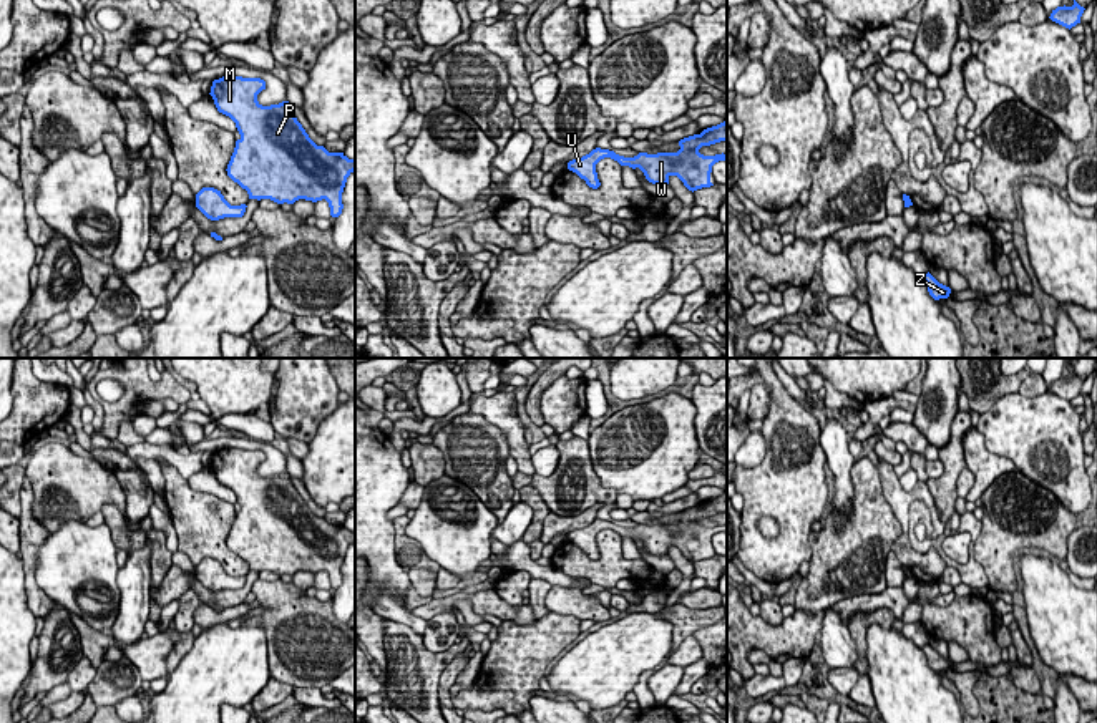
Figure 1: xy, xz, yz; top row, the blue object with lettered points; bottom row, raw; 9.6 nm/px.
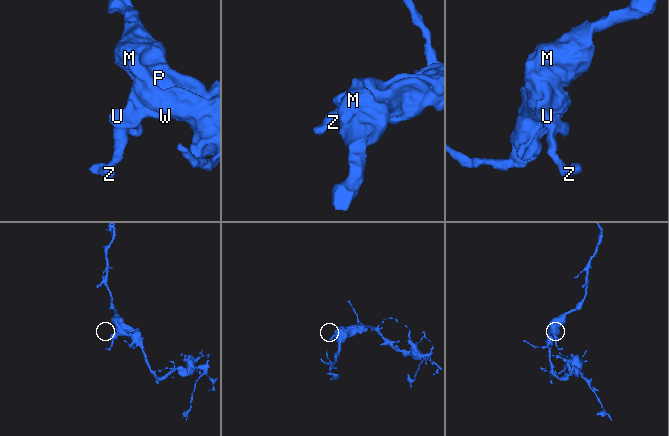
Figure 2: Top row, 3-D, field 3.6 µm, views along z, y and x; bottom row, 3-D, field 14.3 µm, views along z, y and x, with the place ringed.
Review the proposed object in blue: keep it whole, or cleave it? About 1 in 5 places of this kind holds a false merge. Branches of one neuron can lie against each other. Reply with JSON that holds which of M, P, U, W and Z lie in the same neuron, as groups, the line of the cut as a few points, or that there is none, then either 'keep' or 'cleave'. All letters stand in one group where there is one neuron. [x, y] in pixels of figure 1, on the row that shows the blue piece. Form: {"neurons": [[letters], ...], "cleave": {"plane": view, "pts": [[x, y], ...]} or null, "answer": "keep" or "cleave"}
{"neurons": [["M", "P", "U", "W", "Z"]], "cleave": null, "answer": "keep"}

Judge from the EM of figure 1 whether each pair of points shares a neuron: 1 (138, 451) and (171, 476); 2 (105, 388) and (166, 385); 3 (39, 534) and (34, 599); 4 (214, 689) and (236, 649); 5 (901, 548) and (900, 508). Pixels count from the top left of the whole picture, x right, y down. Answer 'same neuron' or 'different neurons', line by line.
1: different neurons
2: different neurons
3: same neuron
4: same neuron
5: same neuron

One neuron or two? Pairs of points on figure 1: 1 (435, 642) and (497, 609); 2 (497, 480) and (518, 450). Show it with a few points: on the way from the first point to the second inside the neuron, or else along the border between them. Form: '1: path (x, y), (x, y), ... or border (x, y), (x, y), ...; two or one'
1: border (452, 612), (437, 612), (427, 622); two
2: border (487, 420), (503, 433), (510, 453); two

